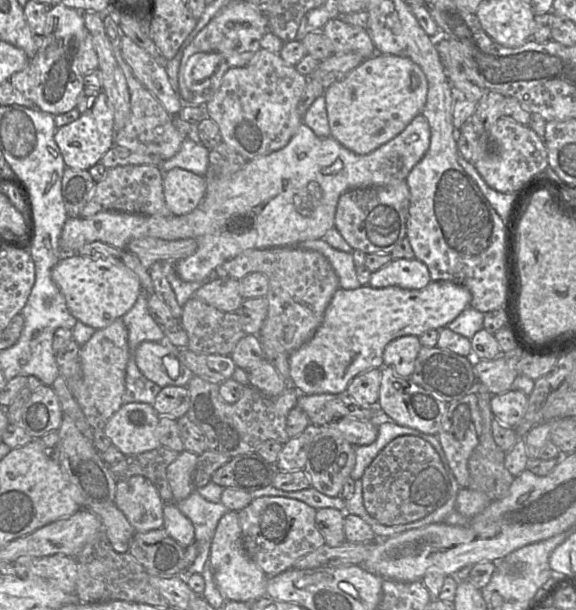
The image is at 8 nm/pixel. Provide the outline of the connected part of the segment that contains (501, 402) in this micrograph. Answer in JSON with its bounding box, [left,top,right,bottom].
[490,390,528,428]

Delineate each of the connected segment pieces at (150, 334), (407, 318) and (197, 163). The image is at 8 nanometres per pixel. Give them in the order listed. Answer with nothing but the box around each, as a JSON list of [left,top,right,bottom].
[[121,290,166,346],[290,281,470,395],[159,138,210,176]]

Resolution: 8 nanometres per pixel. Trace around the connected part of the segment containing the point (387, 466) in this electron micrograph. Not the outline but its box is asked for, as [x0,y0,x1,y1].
[360,435,461,526]

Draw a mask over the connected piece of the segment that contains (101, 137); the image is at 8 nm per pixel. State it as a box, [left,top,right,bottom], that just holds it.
[54,93,114,170]

